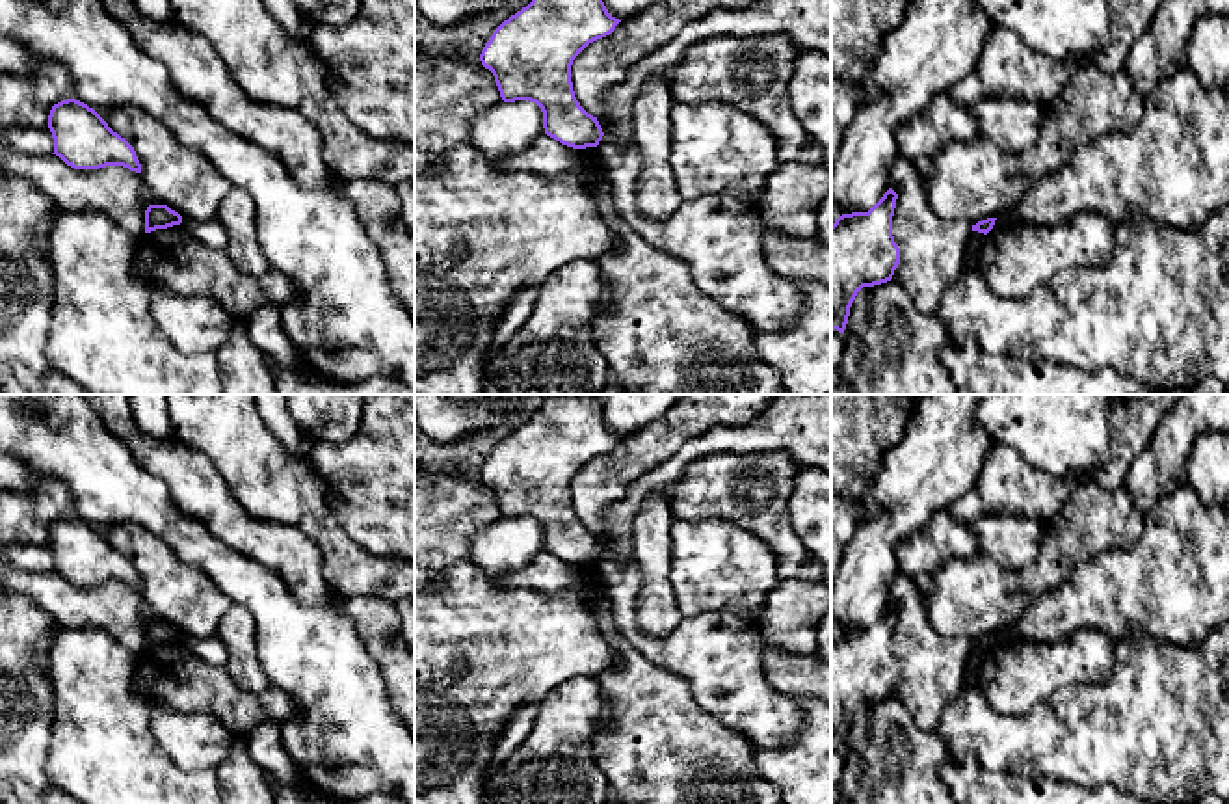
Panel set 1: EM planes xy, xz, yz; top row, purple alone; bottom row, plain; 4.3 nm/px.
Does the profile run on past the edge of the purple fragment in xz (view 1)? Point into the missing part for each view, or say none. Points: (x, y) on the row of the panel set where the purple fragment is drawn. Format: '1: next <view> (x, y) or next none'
1: next none

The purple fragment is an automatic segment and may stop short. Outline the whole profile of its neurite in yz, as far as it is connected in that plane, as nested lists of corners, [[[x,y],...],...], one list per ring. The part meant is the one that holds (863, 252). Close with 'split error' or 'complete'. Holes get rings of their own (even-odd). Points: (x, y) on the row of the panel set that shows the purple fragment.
[[[889,188],[868,212],[842,214],[831,225],[831,329],[839,333],[857,292],[891,281],[900,264],[892,236],[896,199]]] | complete

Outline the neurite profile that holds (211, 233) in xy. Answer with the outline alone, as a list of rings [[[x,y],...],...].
[[[182,218],[180,223],[195,240],[212,248],[212,249],[225,249],[227,246],[227,233],[225,227],[218,218],[208,221],[199,221],[193,218]]]

